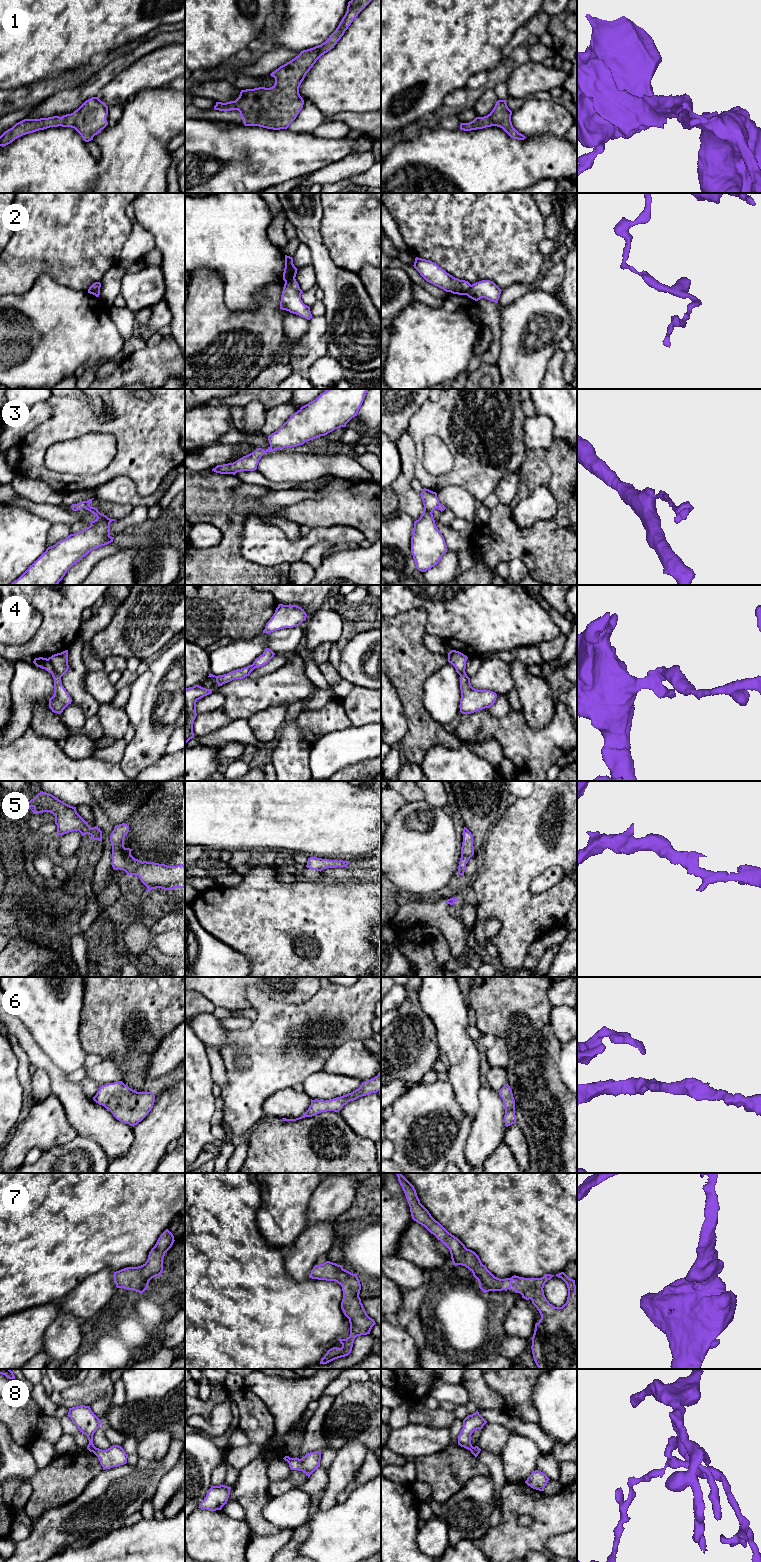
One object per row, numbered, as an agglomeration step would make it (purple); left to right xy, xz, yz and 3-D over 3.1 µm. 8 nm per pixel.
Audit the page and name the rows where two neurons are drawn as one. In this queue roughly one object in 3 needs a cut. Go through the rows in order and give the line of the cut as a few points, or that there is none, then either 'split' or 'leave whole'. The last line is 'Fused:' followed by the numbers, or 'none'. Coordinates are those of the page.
1: cut none; leave whole
2: cut xz (294, 278), (285, 282); split
3: cut xz (270, 445), (279, 448); split
4: cut xy (47, 659), (60, 677); split
5: cut none; leave whole
6: cut none; leave whole
7: cut none; leave whole
8: cut xy (95, 1447), (92, 1451); split
Fused: 2, 3, 4, 8

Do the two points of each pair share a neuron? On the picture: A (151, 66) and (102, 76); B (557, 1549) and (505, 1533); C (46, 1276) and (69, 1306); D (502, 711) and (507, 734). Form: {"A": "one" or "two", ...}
{"A": "two", "B": "two", "C": "two", "D": "two"}

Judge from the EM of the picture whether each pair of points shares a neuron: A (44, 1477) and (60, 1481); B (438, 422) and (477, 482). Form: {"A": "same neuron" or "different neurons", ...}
{"A": "same neuron", "B": "same neuron"}

